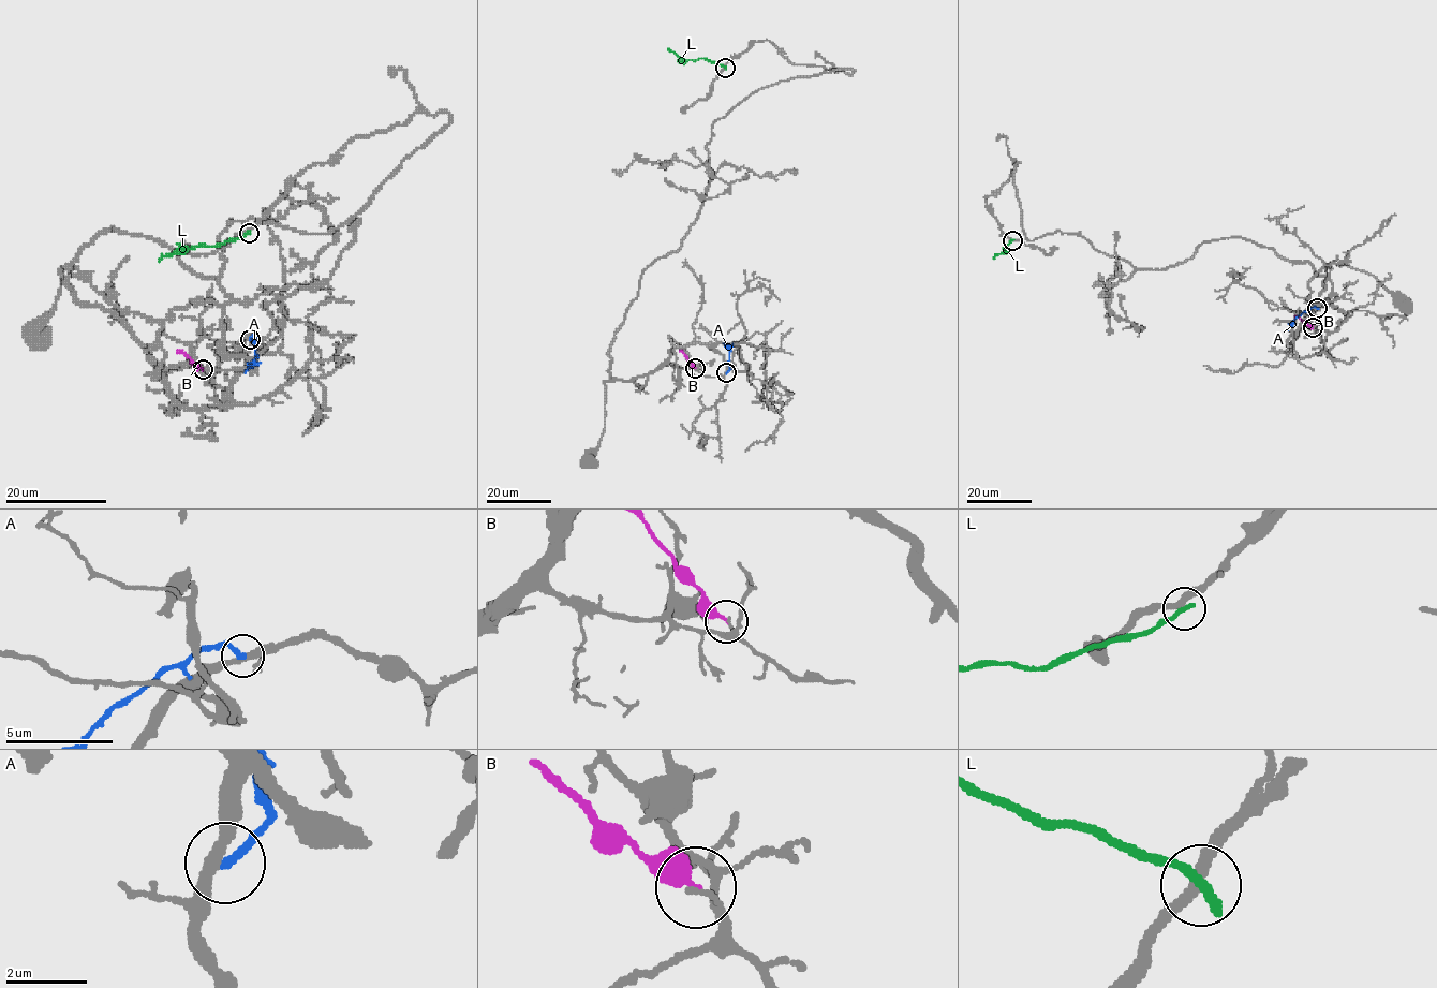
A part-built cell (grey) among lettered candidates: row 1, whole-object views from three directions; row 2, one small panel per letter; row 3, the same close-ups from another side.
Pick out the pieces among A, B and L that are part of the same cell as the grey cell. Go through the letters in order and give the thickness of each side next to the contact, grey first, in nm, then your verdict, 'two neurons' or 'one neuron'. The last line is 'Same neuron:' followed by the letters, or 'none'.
A: 320 nm thick on the grey side, 240 nm on the other; two neurons
B: 120 nm thick on the grey side, 300 nm on the other; two neurons
L: 280 nm thick on the grey side, 300 nm on the other; two neurons
Same neuron: none

